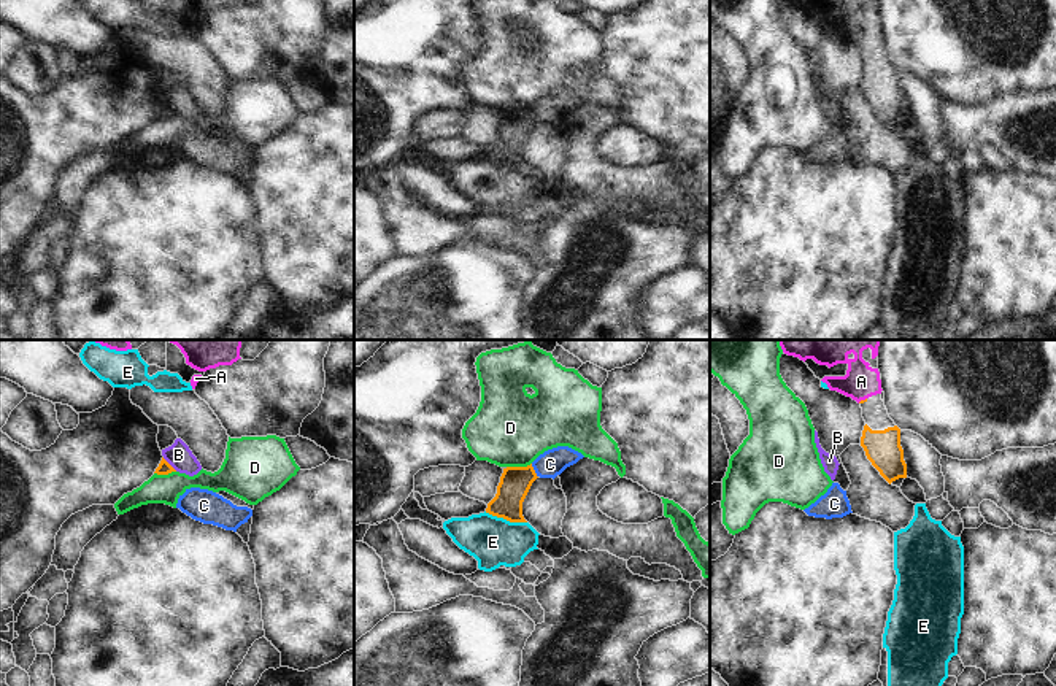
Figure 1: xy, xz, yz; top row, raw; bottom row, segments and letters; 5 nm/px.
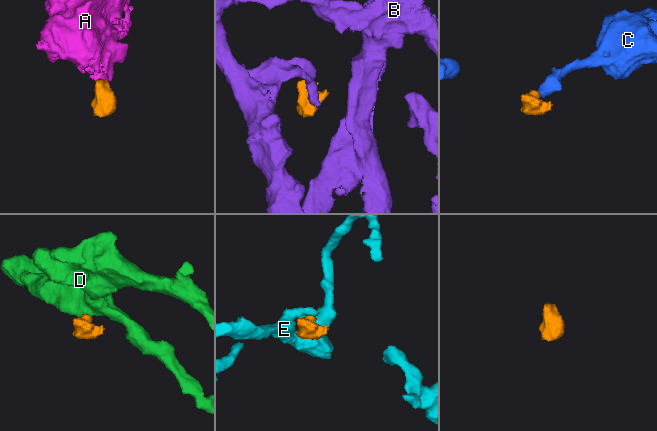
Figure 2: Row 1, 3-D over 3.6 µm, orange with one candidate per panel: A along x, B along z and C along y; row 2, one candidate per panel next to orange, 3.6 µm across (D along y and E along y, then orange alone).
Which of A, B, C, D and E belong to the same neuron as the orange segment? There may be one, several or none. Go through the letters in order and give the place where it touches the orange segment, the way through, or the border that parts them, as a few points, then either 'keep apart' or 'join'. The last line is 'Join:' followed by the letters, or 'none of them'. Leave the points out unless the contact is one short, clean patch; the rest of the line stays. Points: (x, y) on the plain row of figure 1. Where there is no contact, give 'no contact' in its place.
A: meets orange in yz at (861, 45); runs through yz (866, 43), (861, 45), (861, 26); join
B: meets orange in xy at (169, 108); border along xy (162, 102), (177, 115); keep apart
C: meets orange in xz at (534, 115); border along xz (531, 108), (537, 121); keep apart
D: meets orange in xz at (518, 111); border along xz (531, 107), (507, 111); keep apart
E: meets orange in xz at (505, 162); border along xz (485, 156), (510, 165), (526, 167); keep apart
Join: A

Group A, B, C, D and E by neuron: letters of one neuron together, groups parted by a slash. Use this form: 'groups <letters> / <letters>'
groups A / B / C / D / E

